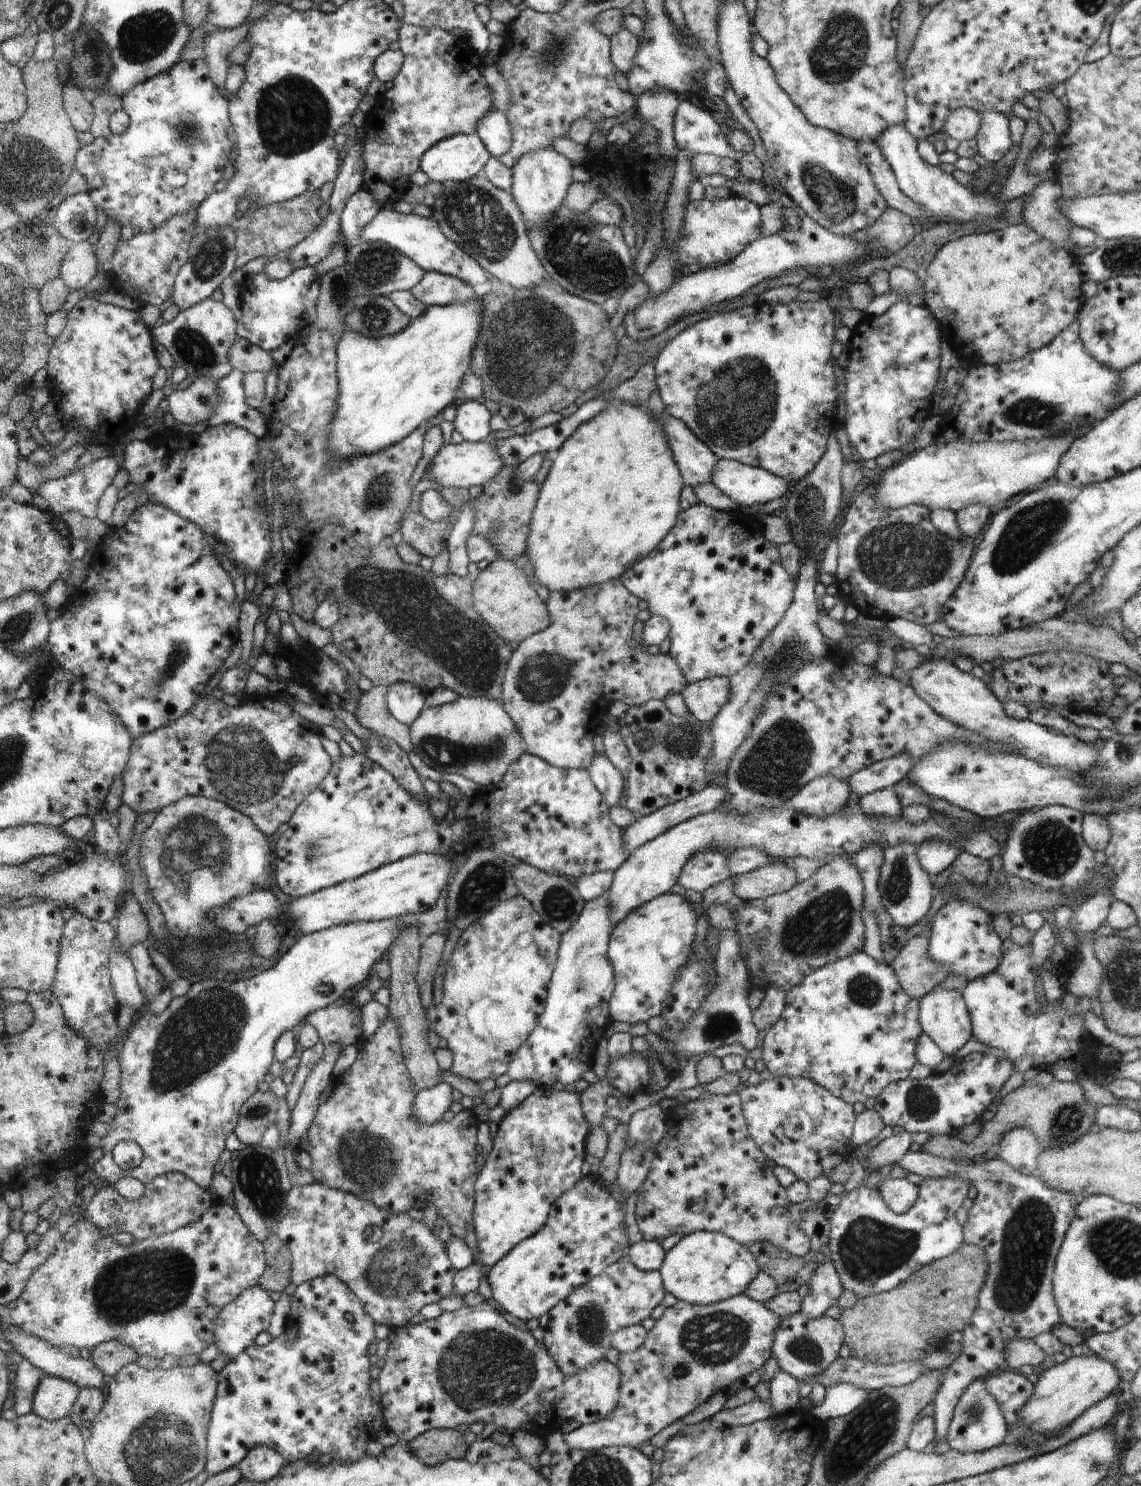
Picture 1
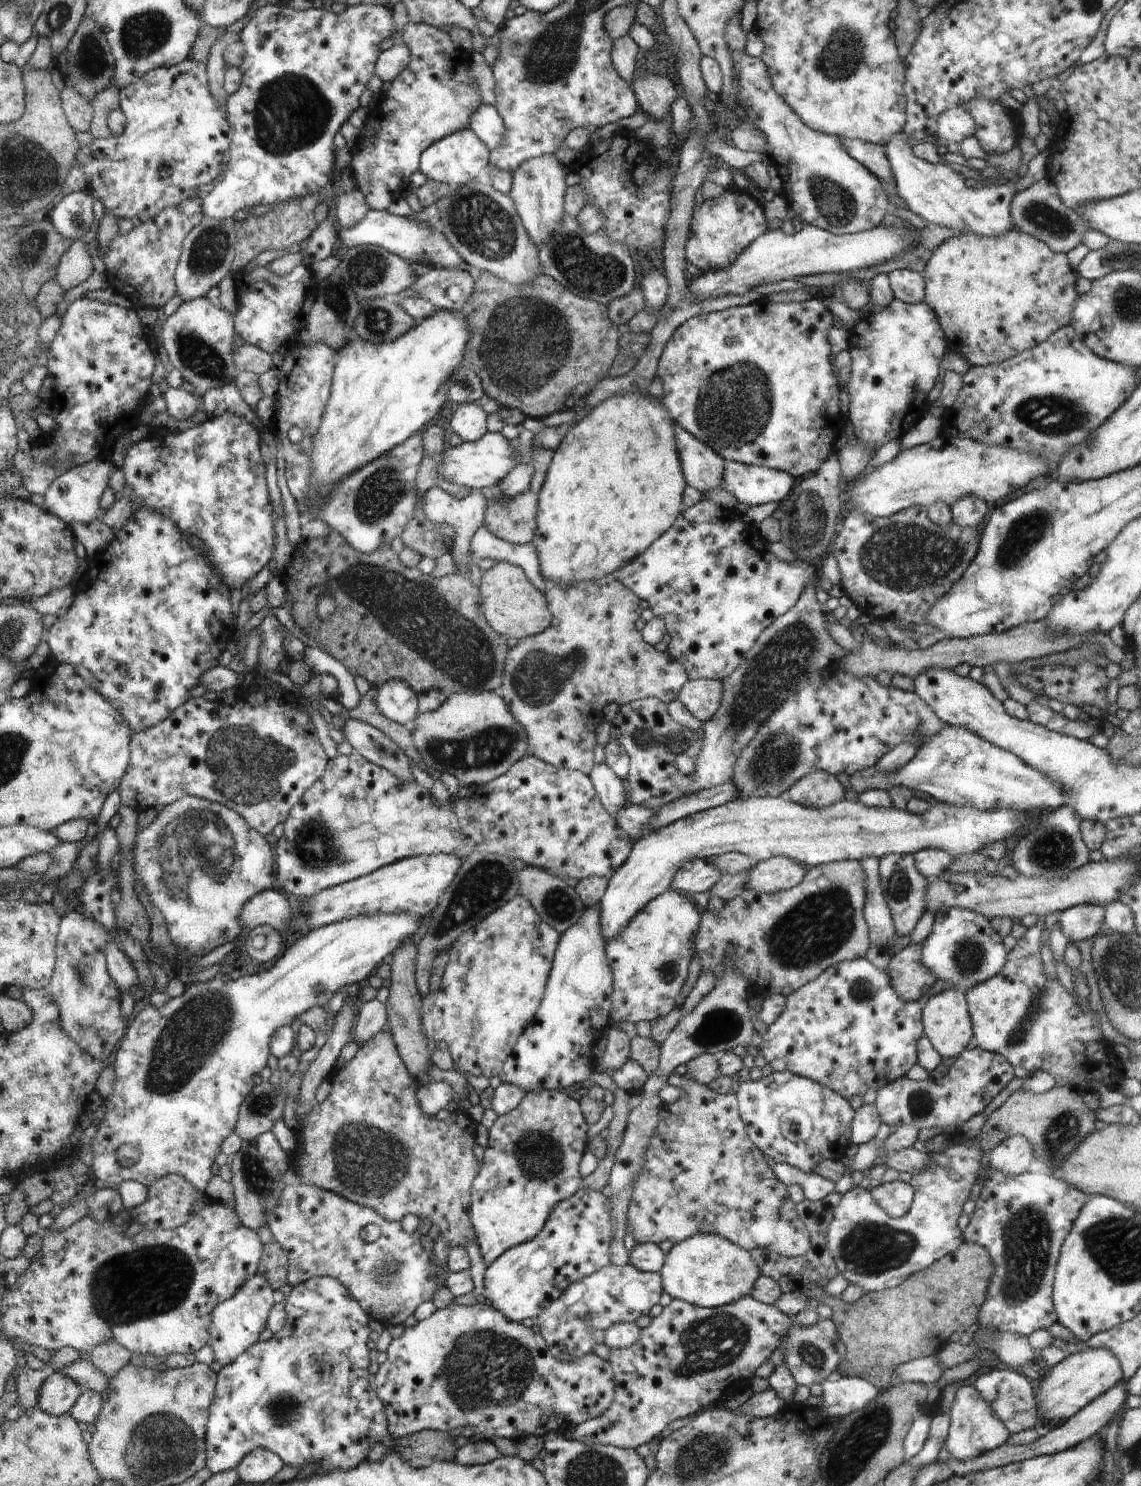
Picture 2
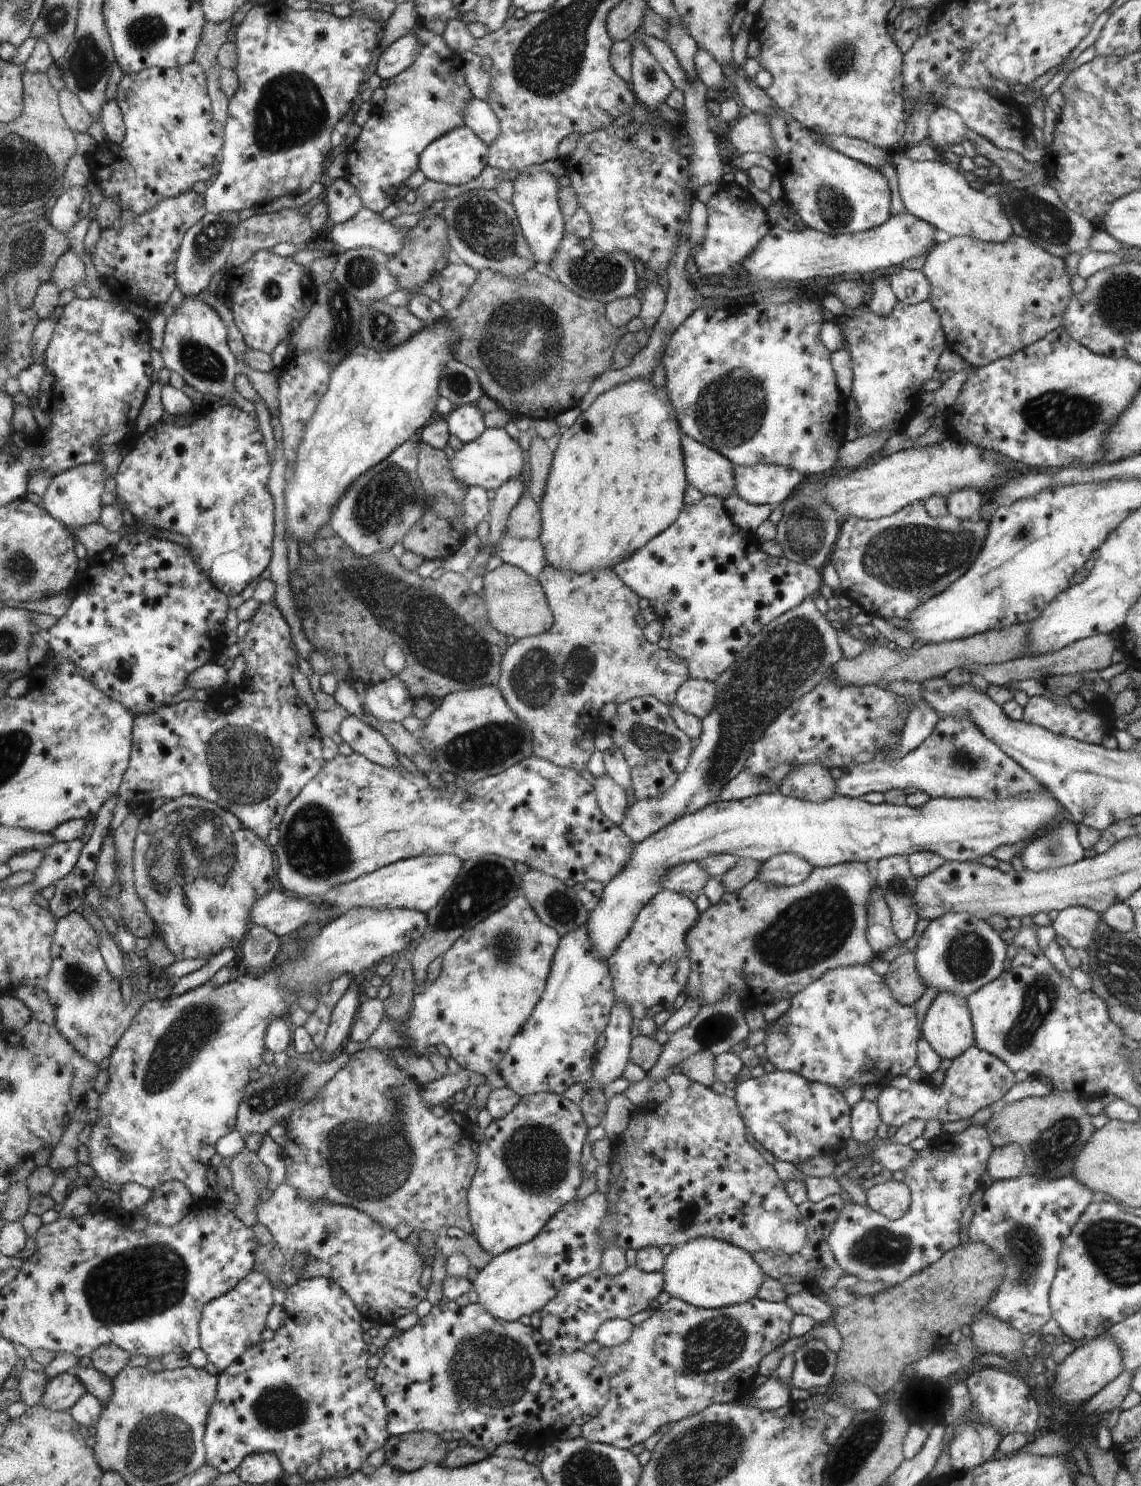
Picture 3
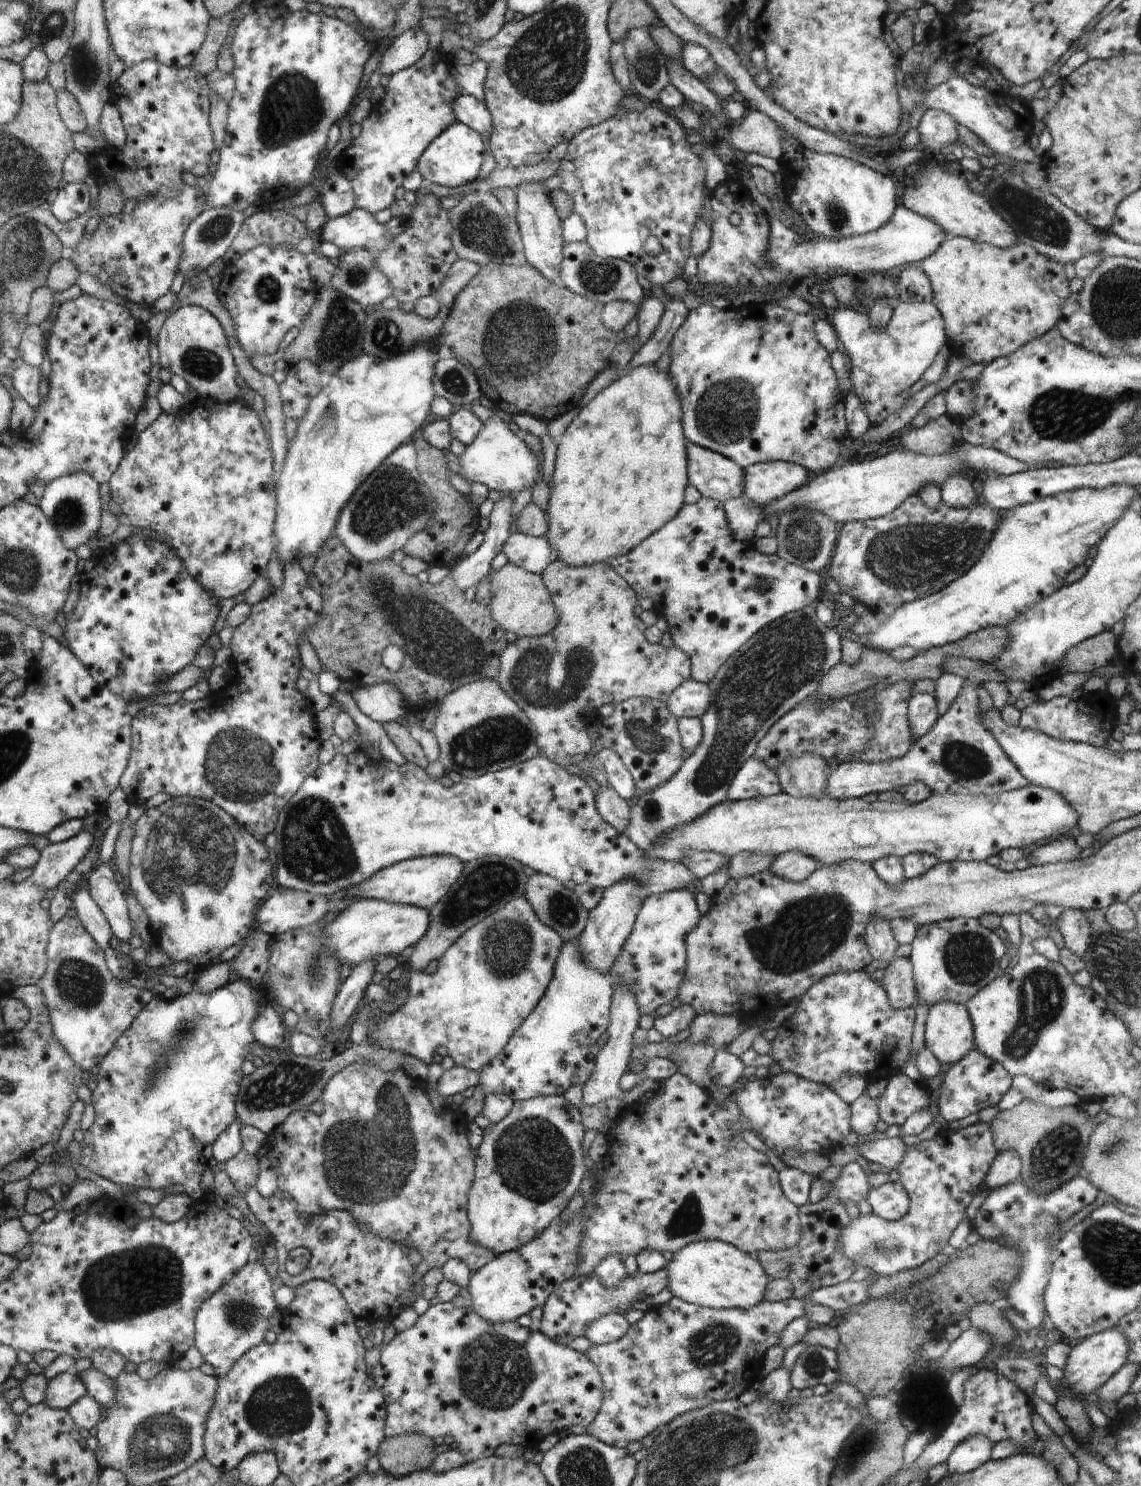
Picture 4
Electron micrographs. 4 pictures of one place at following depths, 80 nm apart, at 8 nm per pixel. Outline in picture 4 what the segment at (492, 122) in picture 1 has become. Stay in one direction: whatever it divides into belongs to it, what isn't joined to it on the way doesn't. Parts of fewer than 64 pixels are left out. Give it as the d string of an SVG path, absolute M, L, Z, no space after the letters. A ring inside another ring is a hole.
M461 93L460 96L456 96L454 107L457 121L466 124L481 136L490 137L494 126L485 101Z

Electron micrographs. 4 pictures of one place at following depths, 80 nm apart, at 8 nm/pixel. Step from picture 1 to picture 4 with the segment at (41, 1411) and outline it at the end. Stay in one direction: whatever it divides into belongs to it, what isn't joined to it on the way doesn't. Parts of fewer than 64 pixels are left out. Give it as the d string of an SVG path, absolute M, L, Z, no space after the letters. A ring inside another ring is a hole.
M64 1372L49 1382L45 1404L54 1409L67 1410L86 1394L83 1378L76 1372Z

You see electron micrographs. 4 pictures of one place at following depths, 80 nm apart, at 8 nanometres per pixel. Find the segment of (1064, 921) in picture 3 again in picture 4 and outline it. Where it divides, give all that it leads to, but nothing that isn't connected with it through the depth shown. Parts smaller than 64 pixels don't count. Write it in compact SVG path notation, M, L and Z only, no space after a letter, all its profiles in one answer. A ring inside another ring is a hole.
M1069 909L1063 912L1058 919L1054 920L1052 926L1058 928L1064 937L1065 948L1074 955L1082 957L1090 943L1090 922L1084 911Z

